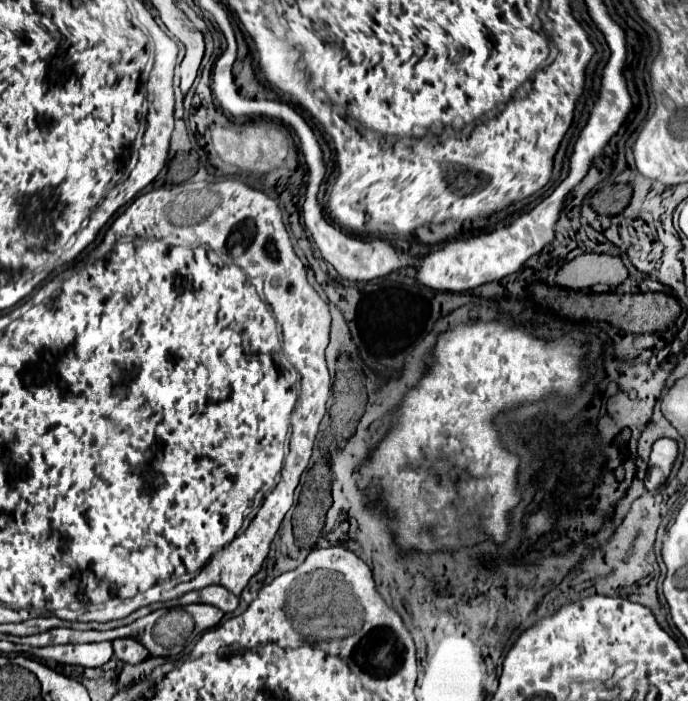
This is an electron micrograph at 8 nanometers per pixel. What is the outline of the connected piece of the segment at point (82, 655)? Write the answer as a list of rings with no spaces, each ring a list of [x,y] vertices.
[[[111,641],[103,643],[89,643],[89,645],[53,645],[53,647],[41,647],[41,649],[29,649],[21,647],[33,657],[41,661],[57,661],[67,665],[81,665],[81,667],[101,667],[113,657],[113,645]]]

